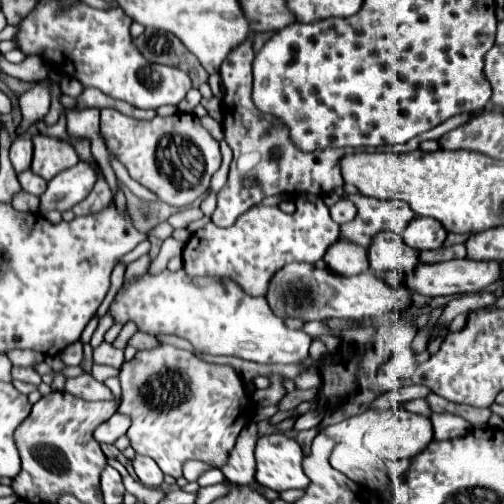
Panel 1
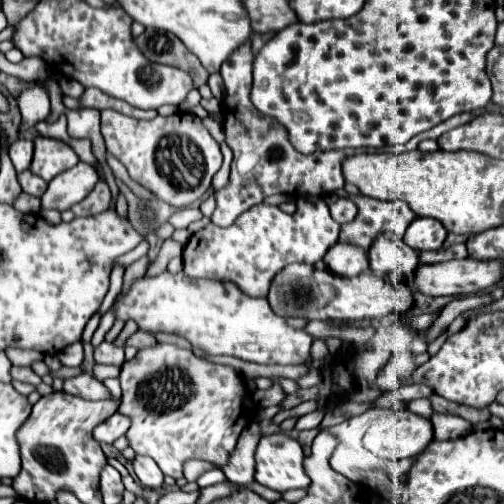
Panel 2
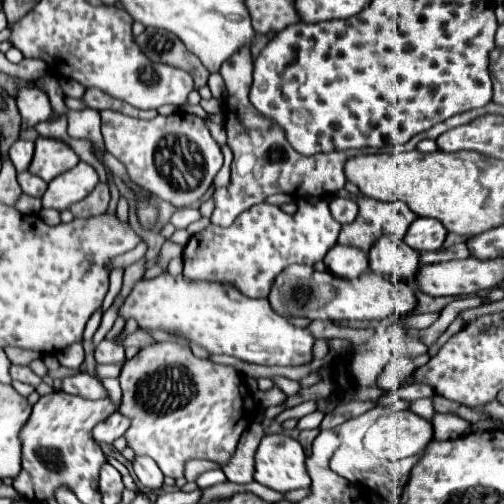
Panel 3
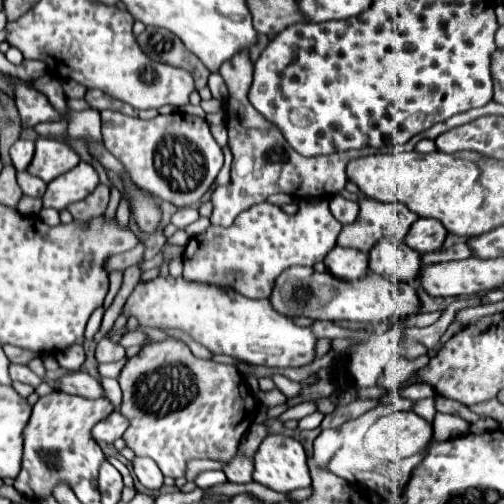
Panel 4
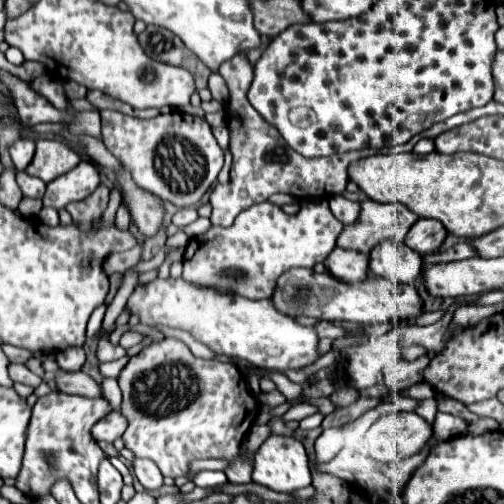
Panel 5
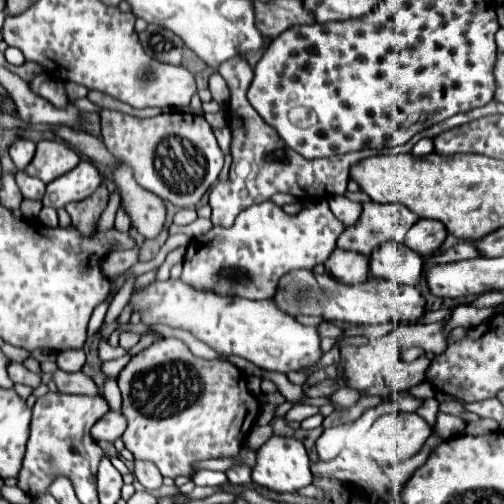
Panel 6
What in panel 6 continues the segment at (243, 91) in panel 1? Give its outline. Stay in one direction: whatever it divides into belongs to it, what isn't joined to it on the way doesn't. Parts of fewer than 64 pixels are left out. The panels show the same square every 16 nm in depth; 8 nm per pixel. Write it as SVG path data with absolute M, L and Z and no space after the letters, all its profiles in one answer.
M236 56L232 60L226 60L218 72L226 80L230 88L230 102L226 106L228 112L228 126L232 130L232 168L228 182L218 182L210 192L210 206L212 206L212 224L214 226L232 226L236 216L250 208L252 204L266 202L272 194L284 192L292 194L298 200L306 200L308 196L336 196L346 192L348 184L348 170L354 162L376 154L376 150L360 150L360 152L348 152L338 154L330 158L314 158L306 160L292 148L284 144L284 140L278 136L278 132L262 120L262 116L250 106L246 92L252 82L252 66L246 62L244 56Z

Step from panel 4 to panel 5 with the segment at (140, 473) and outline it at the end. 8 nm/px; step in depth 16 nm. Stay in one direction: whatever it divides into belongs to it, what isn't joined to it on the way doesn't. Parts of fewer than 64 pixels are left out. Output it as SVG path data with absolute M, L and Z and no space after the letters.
M134 458L134 474L146 490L158 490L162 486L162 472L148 458Z

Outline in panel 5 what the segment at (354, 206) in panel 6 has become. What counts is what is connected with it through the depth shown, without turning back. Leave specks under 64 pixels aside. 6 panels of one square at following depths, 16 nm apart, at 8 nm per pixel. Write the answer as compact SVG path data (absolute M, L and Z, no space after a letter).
M334 196L330 198L330 210L342 224L354 224L360 214L360 204L344 196Z

